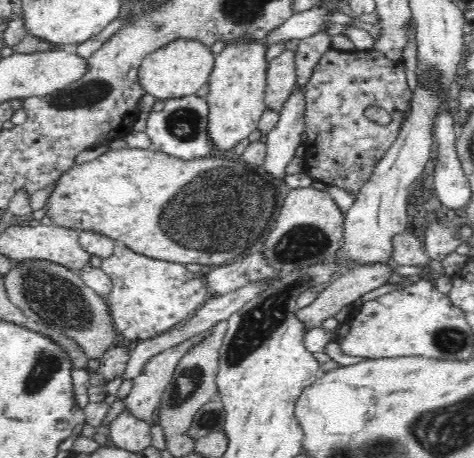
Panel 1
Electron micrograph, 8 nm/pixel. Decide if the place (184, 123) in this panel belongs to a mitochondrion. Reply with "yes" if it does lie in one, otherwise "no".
yes

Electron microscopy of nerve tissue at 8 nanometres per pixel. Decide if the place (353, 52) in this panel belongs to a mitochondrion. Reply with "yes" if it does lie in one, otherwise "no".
no

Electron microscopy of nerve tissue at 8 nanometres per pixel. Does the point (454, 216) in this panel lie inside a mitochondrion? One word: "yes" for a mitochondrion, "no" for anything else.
no

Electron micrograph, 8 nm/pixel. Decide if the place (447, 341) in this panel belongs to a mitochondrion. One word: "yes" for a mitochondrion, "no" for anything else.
yes

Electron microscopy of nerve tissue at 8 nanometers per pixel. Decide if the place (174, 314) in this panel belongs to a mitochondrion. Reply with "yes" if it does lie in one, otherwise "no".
no

